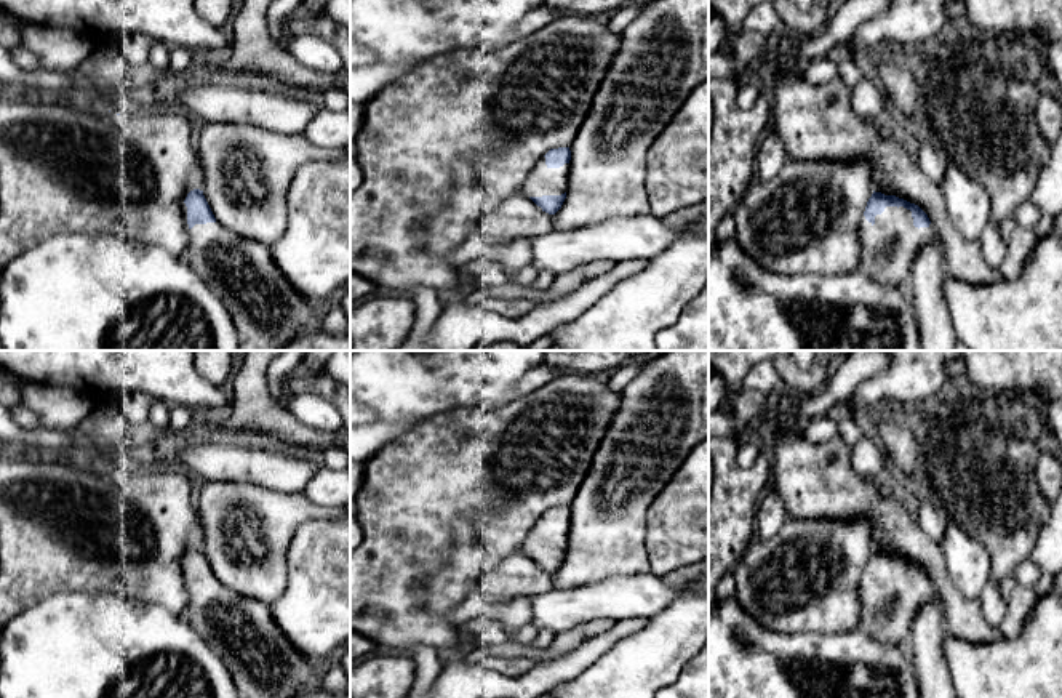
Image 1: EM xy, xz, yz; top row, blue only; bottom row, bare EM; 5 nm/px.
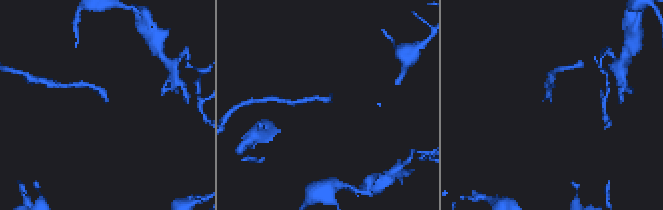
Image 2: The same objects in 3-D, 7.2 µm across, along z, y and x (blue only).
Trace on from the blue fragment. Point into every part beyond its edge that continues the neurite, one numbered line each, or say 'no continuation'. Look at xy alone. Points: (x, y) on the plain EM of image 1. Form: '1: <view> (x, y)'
1: xy (240, 631)

